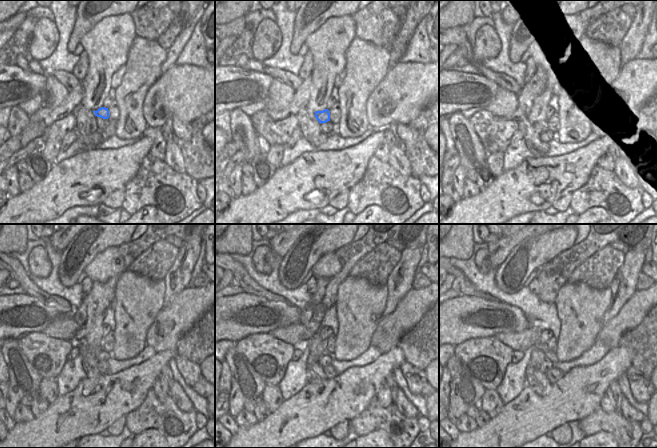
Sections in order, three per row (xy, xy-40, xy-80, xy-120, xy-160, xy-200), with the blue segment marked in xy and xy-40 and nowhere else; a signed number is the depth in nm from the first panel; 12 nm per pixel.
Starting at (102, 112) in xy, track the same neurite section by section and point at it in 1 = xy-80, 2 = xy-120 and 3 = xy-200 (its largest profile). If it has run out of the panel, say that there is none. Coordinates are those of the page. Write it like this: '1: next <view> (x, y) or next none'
1: next xy-80 (542, 119)
2: next xy-120 (94, 344)
3: next xy-200 (537, 358)

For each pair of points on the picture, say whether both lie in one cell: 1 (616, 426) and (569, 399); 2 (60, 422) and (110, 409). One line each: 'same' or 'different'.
1: different
2: same

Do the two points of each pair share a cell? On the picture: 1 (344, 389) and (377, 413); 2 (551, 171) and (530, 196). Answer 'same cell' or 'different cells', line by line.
1: different cells
2: same cell

